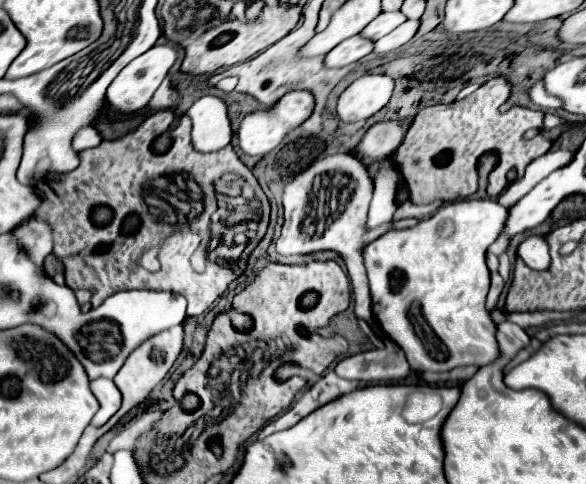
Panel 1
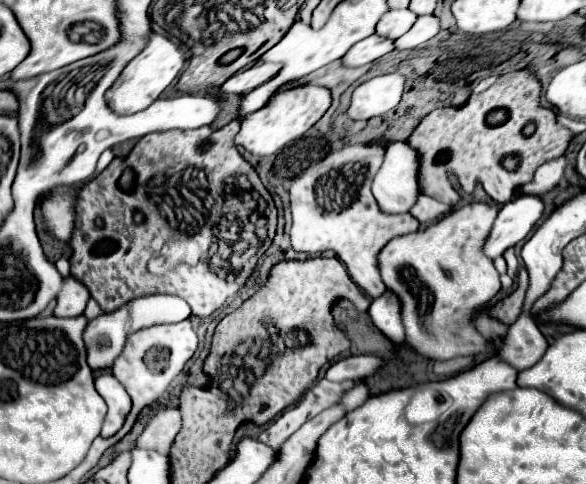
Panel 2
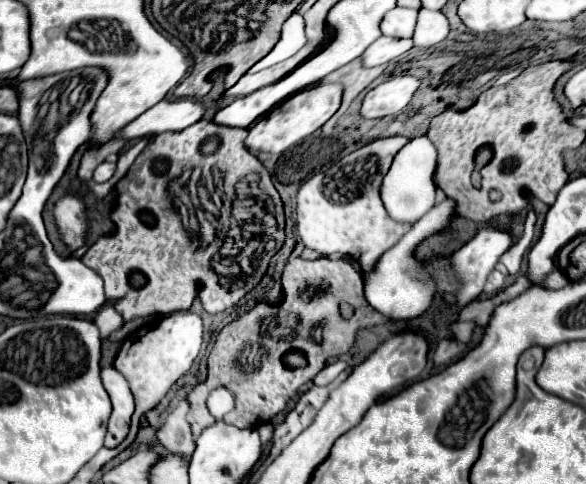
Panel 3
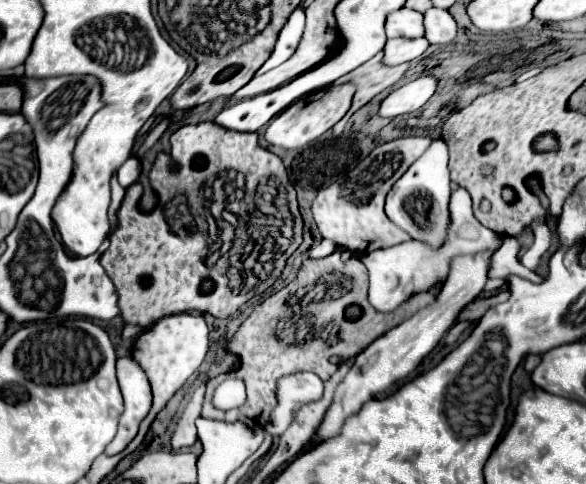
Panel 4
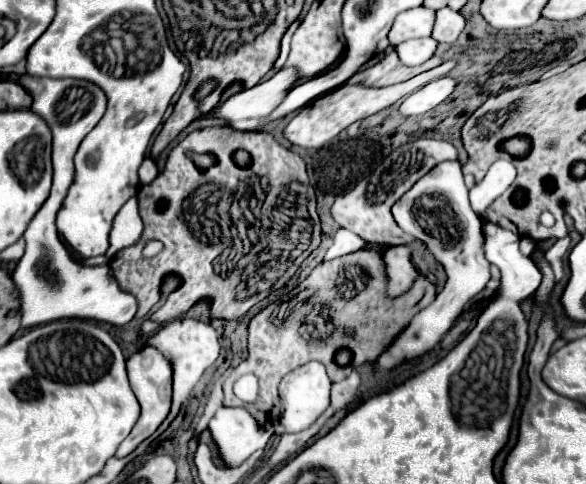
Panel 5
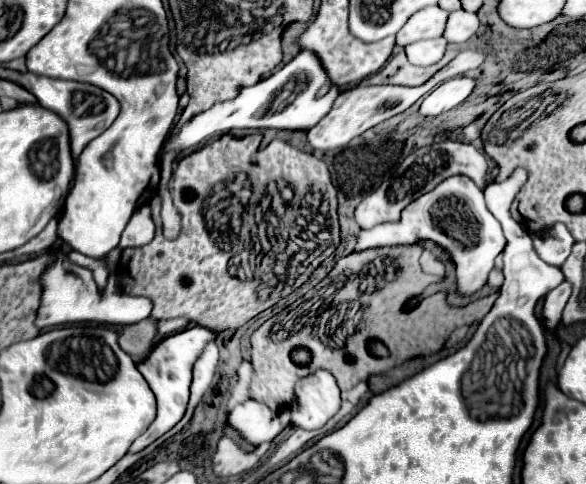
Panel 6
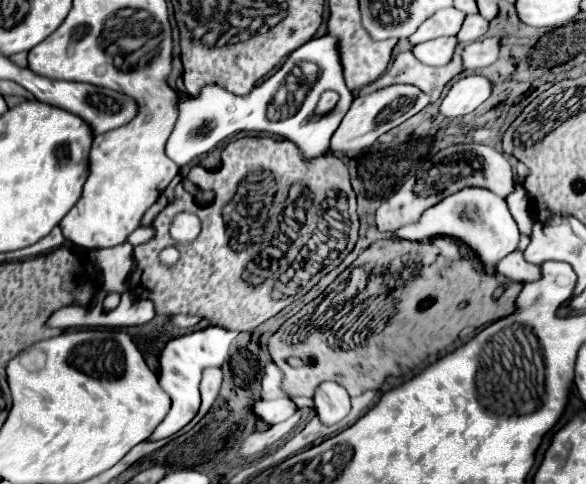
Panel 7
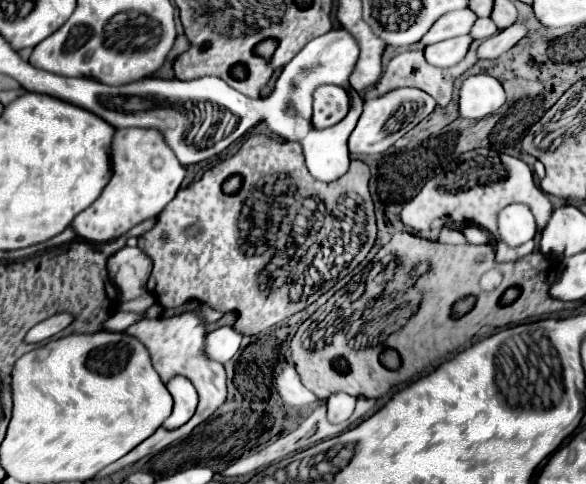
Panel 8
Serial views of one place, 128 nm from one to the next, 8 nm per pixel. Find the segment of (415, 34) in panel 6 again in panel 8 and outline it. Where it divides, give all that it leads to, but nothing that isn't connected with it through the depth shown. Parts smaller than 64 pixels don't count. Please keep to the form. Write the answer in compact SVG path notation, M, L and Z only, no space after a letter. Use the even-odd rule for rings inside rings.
M470 8L444 14L444 16L430 28L430 32L420 40L420 48L428 46L428 44L434 44L434 42L442 42L442 40L454 38L454 36L470 34L470 28L474 26L474 20L476 20L476 18L478 18L478 16L476 16Z

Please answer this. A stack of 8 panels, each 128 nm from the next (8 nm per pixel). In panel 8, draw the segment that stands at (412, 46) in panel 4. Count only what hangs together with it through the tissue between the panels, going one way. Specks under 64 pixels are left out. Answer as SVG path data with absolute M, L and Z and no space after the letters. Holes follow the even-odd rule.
M458 36L458 38L450 38L450 40L442 40L438 44L426 46L424 56L432 66L440 66L440 68L450 68L454 64L458 64L468 48L472 44L470 36Z

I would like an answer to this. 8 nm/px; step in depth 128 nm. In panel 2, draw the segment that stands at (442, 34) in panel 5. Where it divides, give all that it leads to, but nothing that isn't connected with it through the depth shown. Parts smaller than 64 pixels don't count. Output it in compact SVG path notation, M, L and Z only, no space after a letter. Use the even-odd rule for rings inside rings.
M434 14L420 16L416 24L410 28L410 32L406 32L396 40L396 50L412 50L416 46L422 46L428 40L432 40L438 32L440 32L440 20Z

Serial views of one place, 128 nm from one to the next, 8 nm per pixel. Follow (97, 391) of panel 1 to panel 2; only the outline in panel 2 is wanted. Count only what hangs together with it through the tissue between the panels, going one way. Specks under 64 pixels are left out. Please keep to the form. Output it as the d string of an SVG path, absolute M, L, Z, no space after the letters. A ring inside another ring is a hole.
M104 372L96 378L96 388L104 398L104 402L108 404L108 414L106 414L100 436L110 438L124 426L124 420L132 408L132 402L124 386L110 372Z

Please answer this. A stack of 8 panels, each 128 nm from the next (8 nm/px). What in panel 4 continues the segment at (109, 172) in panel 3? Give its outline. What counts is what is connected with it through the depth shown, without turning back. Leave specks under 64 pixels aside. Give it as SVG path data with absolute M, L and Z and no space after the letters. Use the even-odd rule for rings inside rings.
M131 156L118 170L116 178L120 185L128 188L137 182L140 176L140 160Z

